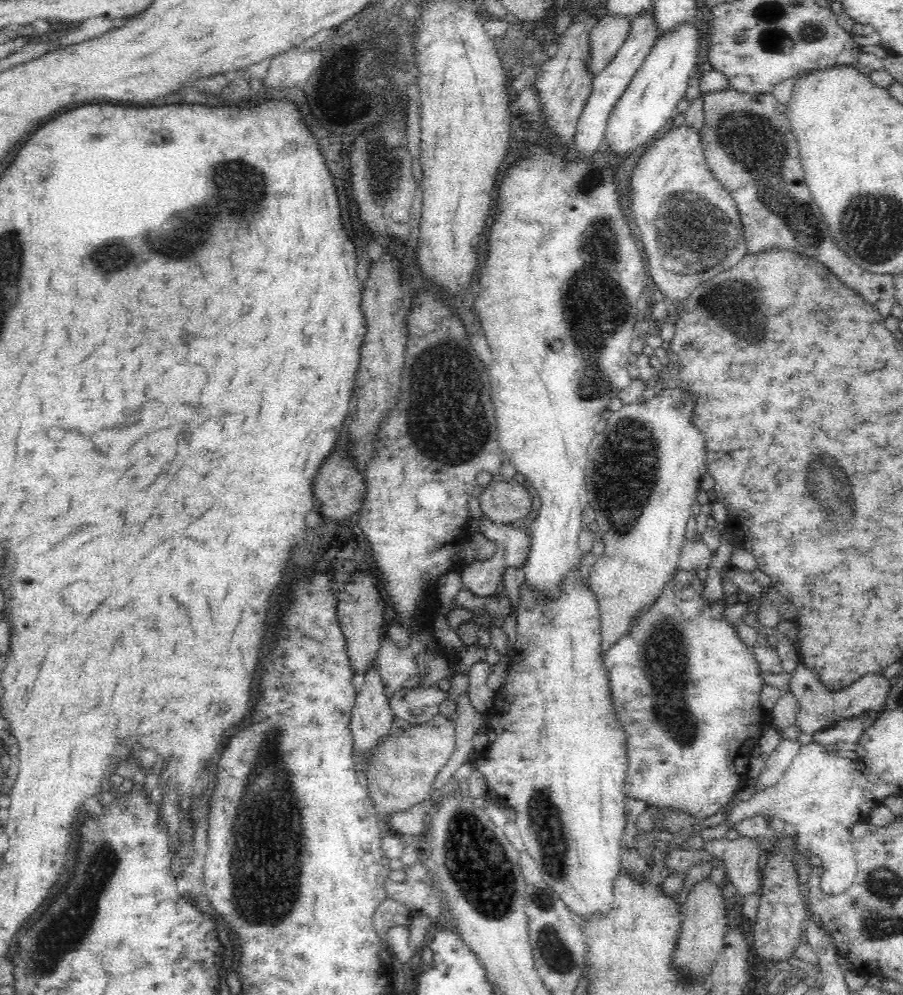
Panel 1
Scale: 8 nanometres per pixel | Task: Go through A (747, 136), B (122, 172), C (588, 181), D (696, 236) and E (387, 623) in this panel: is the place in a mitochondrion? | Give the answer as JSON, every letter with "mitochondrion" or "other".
{"A":"mitochondrion","B":"other","C":"mitochondrion","D":"mitochondrion","E":"other"}

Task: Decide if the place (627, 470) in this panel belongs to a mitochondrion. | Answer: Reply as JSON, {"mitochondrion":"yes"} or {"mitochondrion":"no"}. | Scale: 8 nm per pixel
{"mitochondrion":"yes"}

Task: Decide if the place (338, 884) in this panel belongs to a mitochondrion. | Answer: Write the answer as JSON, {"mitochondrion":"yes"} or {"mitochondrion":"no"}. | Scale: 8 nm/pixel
{"mitochondrion":"no"}

